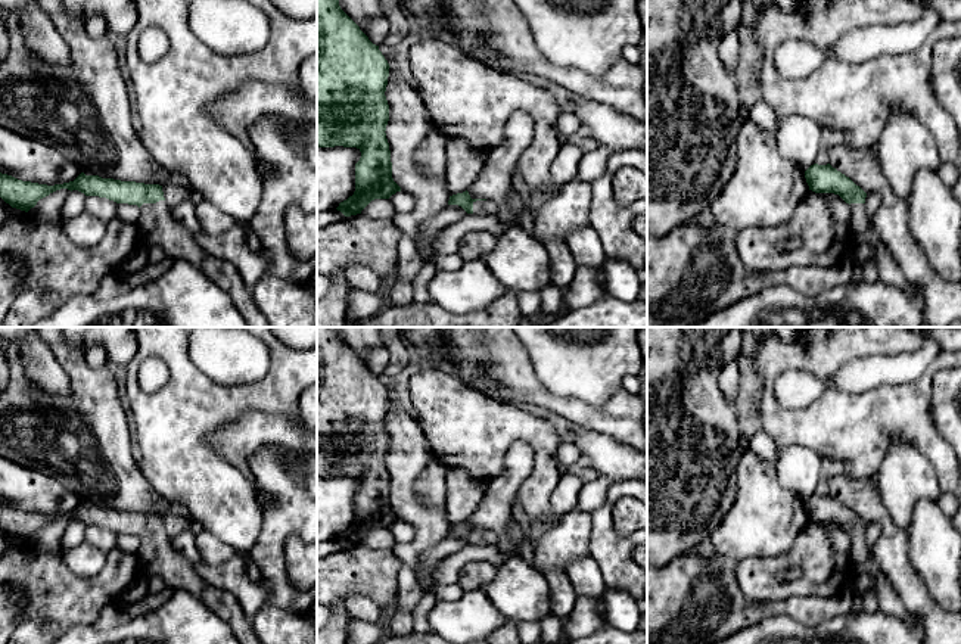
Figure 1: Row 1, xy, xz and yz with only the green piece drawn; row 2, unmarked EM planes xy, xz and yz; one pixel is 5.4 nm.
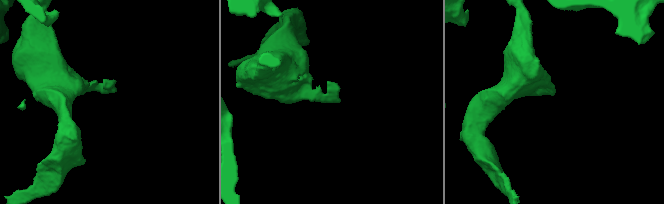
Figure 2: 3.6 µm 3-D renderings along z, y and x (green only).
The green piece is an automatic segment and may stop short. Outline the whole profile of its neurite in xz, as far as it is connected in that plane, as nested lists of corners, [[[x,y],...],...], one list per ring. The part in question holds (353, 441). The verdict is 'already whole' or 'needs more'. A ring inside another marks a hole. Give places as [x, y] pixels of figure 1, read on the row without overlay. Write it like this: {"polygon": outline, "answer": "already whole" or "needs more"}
{"polygon": [[[317,327],[317,477],[343,476],[357,477],[361,482],[361,488],[355,494],[355,522],[336,538],[345,547],[361,544],[361,541],[374,529],[389,529],[396,522],[401,522],[401,517],[392,508],[391,480],[385,463],[389,451],[389,435],[385,426],[389,398],[391,396],[379,380],[379,376],[373,374],[360,357],[340,339],[338,327]]], "answer": "already whole"}

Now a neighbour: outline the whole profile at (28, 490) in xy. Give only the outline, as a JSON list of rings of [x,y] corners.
[[[0,455],[0,503],[55,516],[74,511],[83,501],[57,479]]]

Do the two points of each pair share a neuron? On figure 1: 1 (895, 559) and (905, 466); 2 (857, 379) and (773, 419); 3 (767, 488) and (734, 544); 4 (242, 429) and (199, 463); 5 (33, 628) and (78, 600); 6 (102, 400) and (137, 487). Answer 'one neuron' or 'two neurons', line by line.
1: two neurons
2: two neurons
3: one neuron
4: two neurons
5: one neuron
6: one neuron

